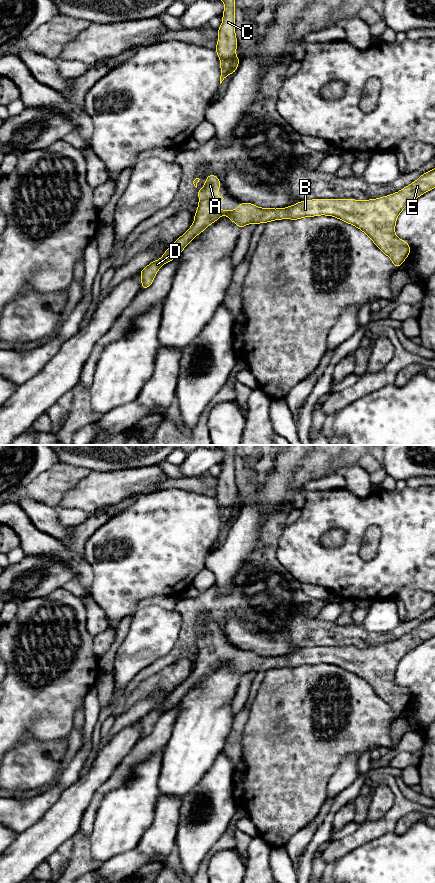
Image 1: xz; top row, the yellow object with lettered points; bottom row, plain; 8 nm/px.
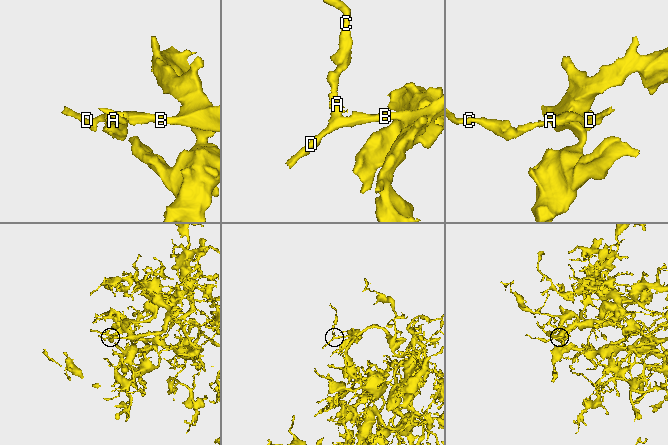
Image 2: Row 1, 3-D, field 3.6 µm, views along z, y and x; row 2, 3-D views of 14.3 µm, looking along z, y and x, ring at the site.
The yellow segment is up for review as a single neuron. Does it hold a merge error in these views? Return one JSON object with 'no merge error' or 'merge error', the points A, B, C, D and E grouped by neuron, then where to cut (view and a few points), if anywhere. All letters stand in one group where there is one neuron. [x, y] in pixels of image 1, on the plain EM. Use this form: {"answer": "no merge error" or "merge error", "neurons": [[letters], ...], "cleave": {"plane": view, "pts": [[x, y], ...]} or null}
{"answer": "no merge error", "neurons": [["A", "B", "C", "D", "E"]], "cleave": null}

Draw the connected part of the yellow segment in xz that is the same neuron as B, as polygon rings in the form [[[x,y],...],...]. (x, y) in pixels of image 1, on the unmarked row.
[[[435,617],[422,622],[400,639],[378,647],[313,647],[300,649],[286,656],[260,656],[241,650],[236,658],[215,655],[217,648],[226,649],[225,644],[216,644],[221,633],[216,623],[208,623],[203,636],[198,639],[199,652],[194,671],[181,683],[159,708],[152,709],[140,720],[142,737],[151,734],[158,718],[167,710],[177,706],[188,691],[210,672],[226,663],[239,676],[248,672],[268,671],[274,668],[297,668],[320,663],[333,664],[362,678],[374,692],[393,710],[397,717],[409,704],[410,693],[395,682],[397,665],[402,658],[422,642],[435,636]]]

